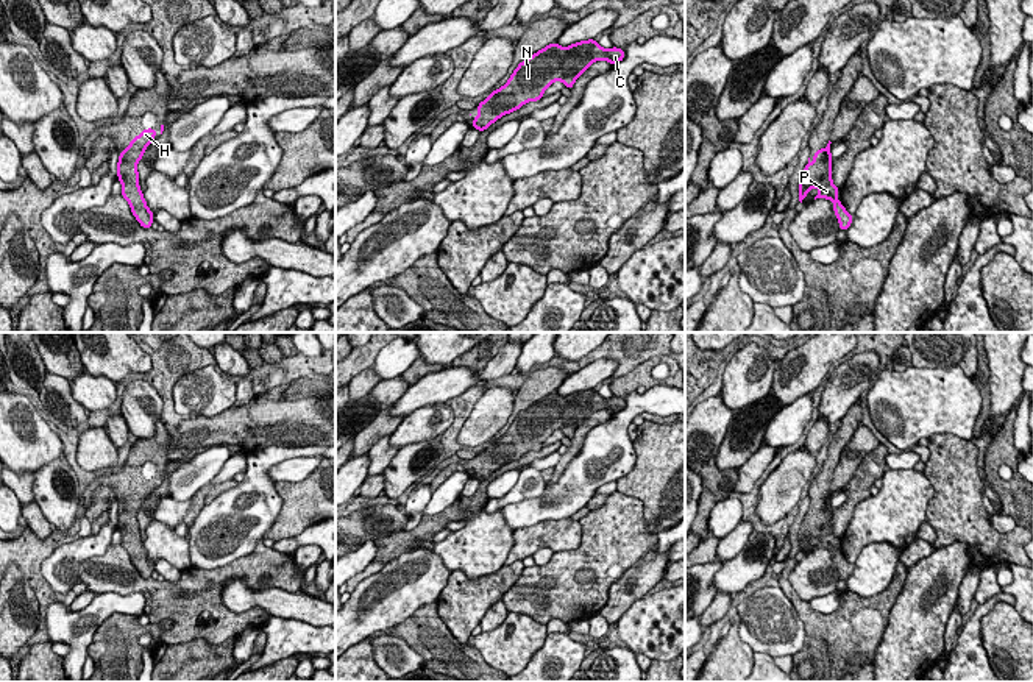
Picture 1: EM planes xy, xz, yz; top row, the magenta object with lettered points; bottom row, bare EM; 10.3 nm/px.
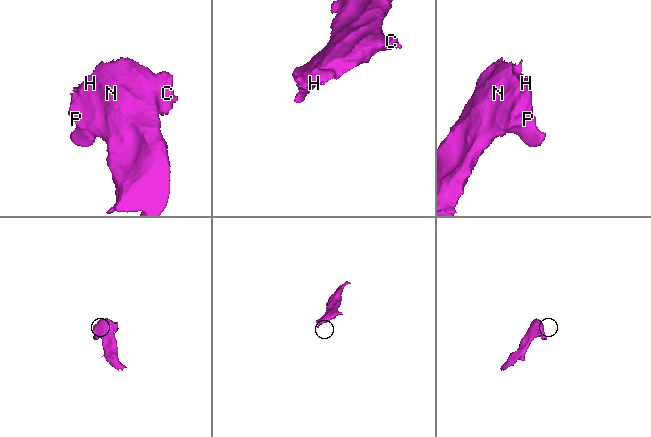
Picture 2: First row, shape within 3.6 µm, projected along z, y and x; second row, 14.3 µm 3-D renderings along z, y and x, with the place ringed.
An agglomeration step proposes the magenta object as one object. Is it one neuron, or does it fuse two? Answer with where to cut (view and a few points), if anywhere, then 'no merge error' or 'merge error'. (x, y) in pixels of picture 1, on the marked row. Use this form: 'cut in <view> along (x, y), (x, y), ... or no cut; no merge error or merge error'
no cut; no merge error

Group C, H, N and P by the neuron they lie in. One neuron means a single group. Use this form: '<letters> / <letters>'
C H N P

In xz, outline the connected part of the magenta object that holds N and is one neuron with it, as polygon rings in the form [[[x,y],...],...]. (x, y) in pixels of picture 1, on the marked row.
[[[595,39],[568,47],[562,47],[556,41],[521,61],[504,86],[492,91],[484,101],[477,103],[477,115],[473,117],[471,128],[485,131],[502,115],[518,111],[529,101],[541,100],[554,81],[562,81],[565,87],[573,89],[576,80],[593,62],[609,61],[615,66],[624,56],[623,48],[602,48]]]

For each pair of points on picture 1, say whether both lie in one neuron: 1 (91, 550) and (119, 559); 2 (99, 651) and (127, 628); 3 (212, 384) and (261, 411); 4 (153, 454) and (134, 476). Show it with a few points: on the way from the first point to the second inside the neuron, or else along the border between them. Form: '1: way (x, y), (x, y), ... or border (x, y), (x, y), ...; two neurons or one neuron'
1: border (111, 542), (102, 554), (89, 556), (77, 571); two neurons
2: way (105, 650), (120, 634); one neuron
3: border (231, 406), (212, 415), (195, 415); two neurons
4: way (149, 459), (136, 472); one neuron

